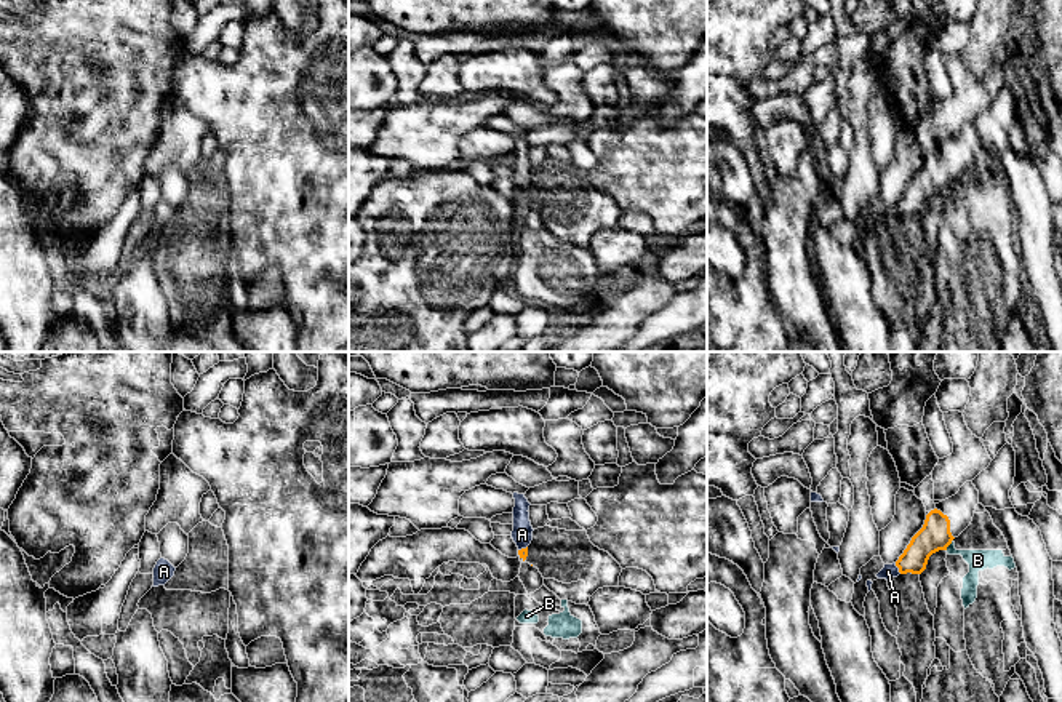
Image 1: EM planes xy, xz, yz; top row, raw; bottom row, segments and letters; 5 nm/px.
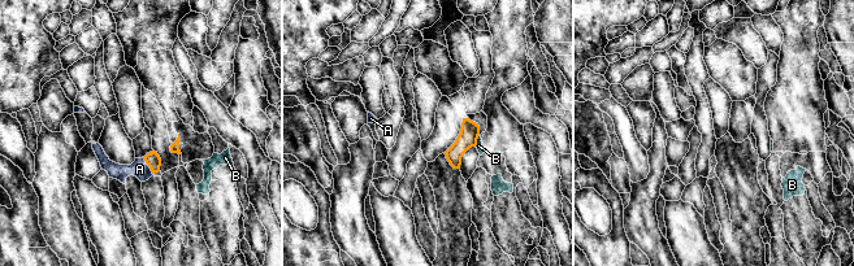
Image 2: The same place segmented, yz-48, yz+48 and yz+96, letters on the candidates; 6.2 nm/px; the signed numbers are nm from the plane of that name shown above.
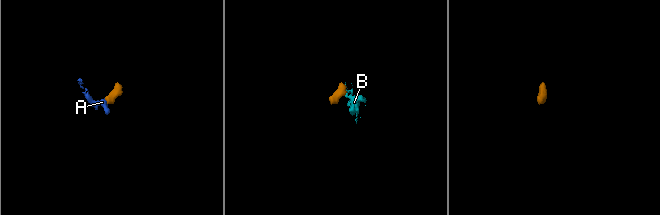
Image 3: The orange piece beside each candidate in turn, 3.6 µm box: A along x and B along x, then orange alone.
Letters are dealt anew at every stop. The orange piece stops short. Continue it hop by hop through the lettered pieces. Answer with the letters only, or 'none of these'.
A

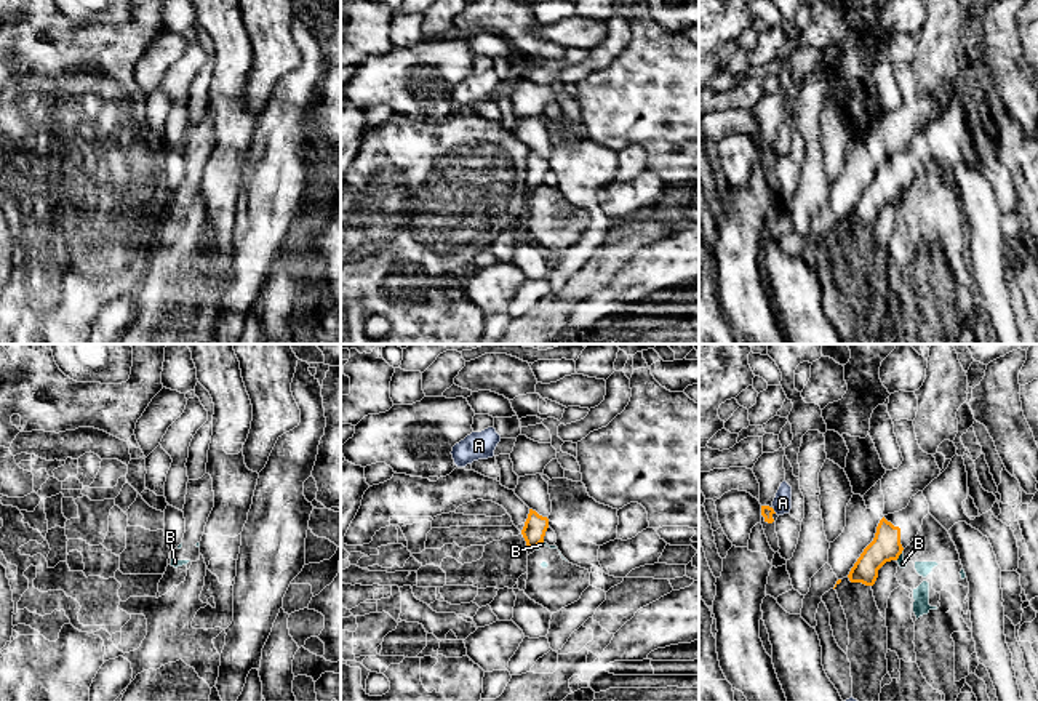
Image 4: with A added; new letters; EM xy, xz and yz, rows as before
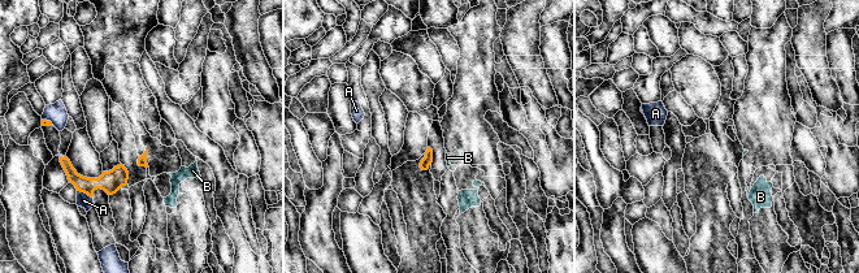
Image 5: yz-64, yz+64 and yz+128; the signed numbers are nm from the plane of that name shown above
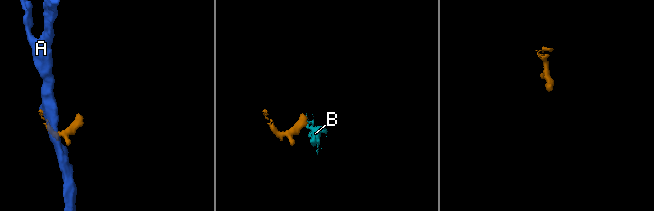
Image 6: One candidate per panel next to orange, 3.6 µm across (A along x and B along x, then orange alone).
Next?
none of these

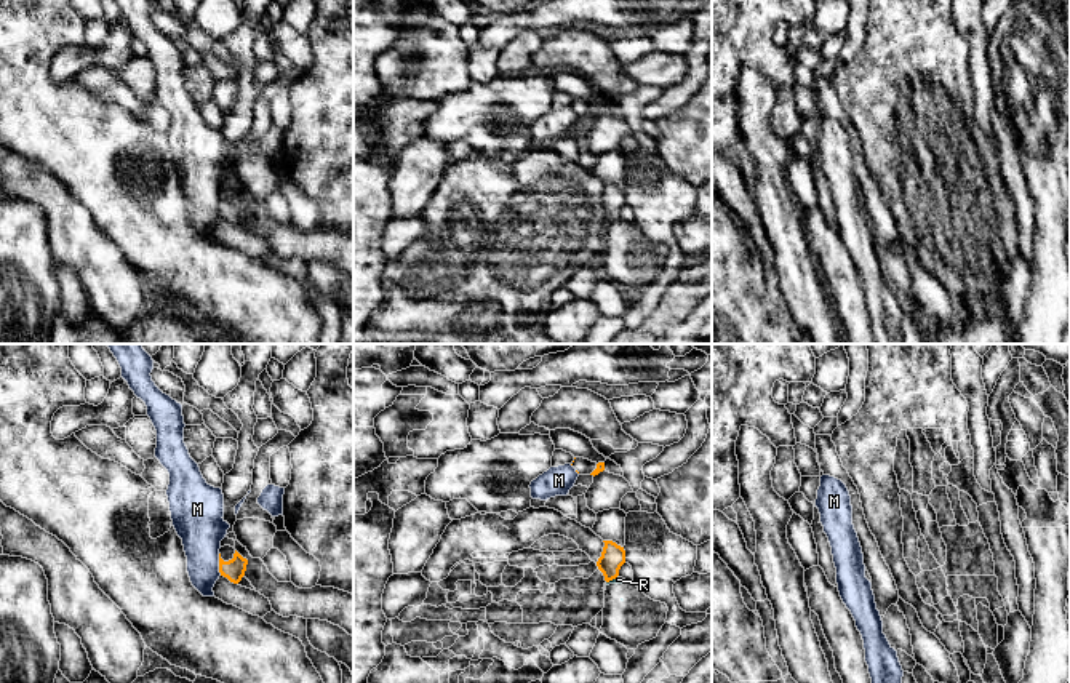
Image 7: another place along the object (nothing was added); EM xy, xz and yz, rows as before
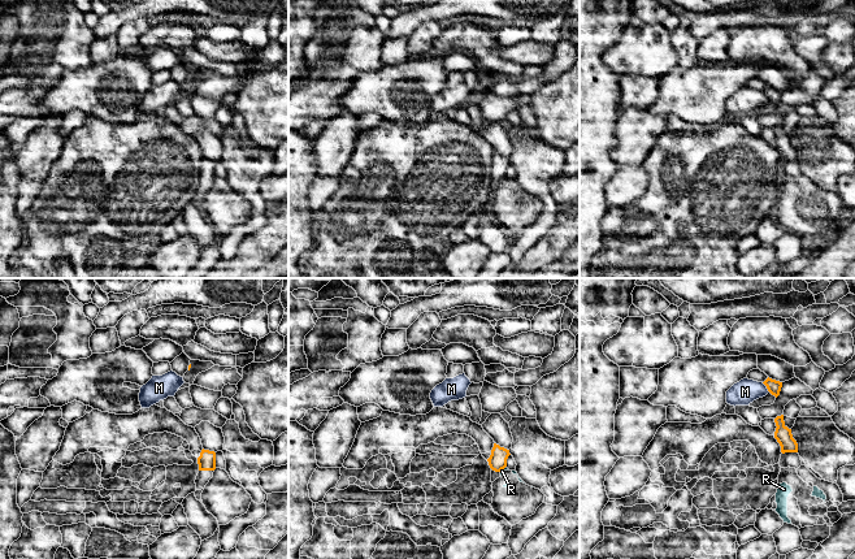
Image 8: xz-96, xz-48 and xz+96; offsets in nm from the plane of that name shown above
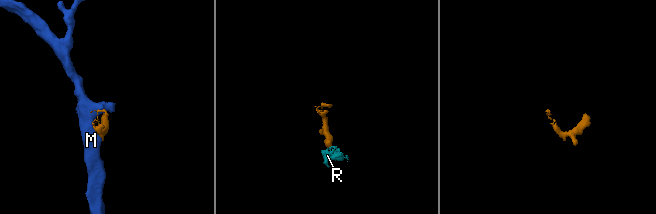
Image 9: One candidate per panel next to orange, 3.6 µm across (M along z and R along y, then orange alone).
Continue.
none of these

